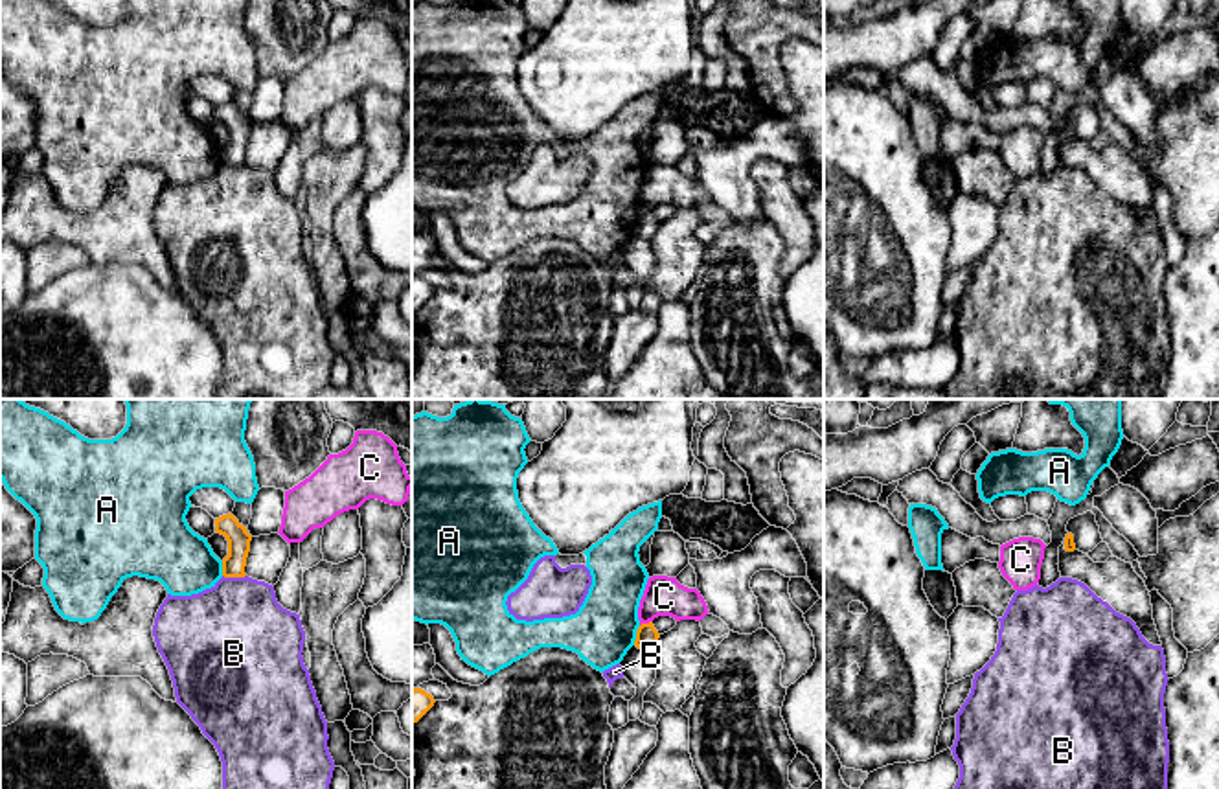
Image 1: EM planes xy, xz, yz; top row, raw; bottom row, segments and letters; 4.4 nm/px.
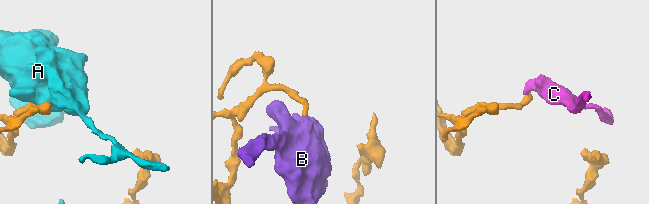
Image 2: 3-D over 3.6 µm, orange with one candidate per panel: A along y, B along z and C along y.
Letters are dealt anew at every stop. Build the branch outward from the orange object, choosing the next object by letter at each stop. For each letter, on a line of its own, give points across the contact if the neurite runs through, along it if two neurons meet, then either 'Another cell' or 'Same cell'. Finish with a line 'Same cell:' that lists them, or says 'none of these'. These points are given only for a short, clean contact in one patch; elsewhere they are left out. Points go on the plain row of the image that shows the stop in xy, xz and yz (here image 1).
A: Another cell
B: Boundary: xy (223, 162), (245, 164). Another cell
C: Boundary: xz (651, 208), (640, 214). Another cell
Same cell: none of these

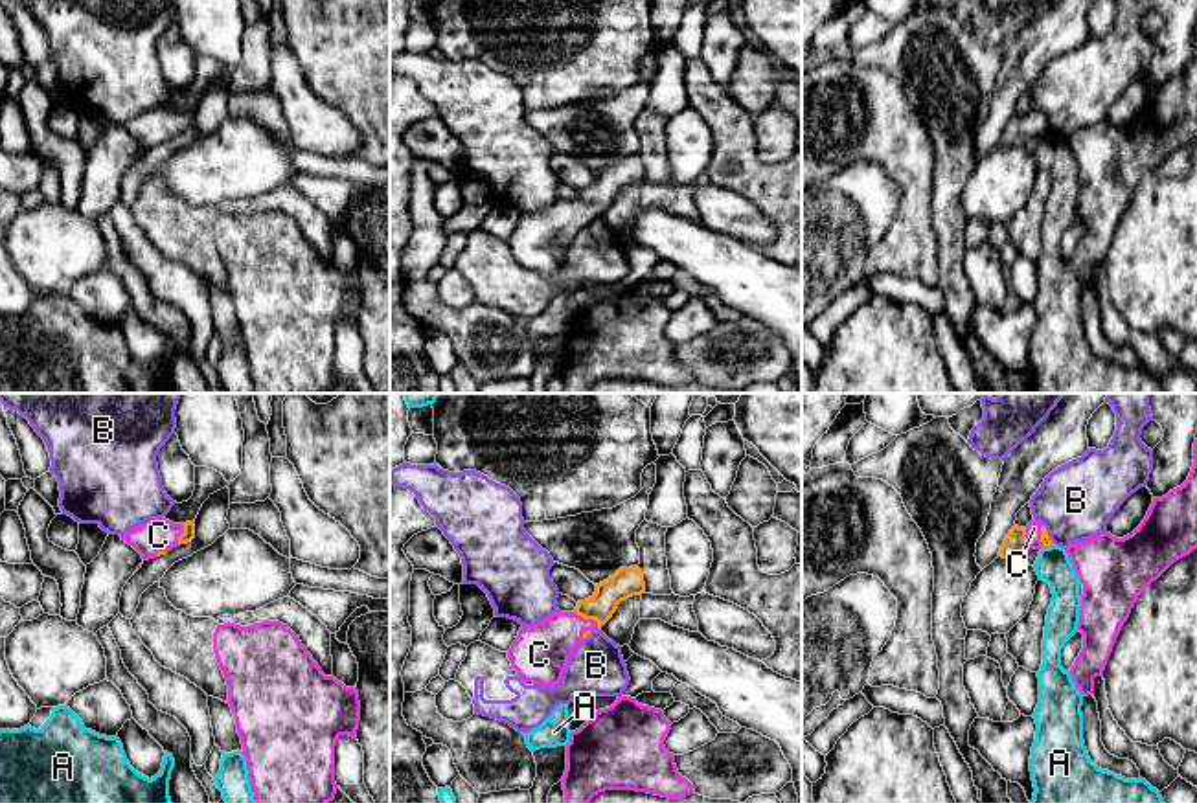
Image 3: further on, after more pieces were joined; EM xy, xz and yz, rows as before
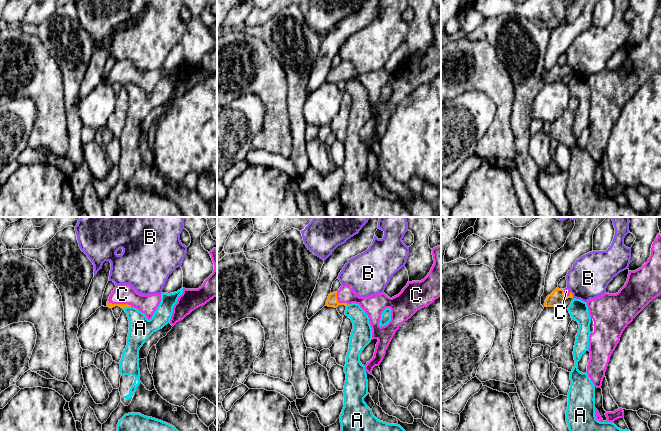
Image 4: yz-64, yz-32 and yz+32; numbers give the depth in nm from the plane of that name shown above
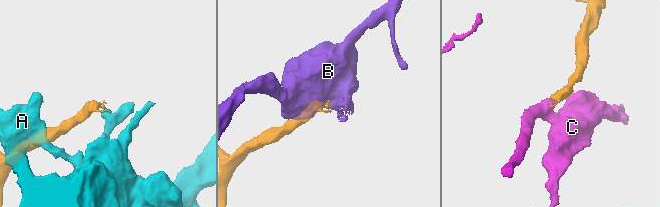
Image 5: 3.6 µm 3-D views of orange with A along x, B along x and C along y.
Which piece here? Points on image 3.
A: Boundary: yz (1054, 133), (1045, 136). Another cell
B: Boundary: yz (1043, 113), (1056, 133). Another cell
C: Path across: xz (626, 171), (587, 206), (563, 219), (541, 239). Same cell
Same cell: C

